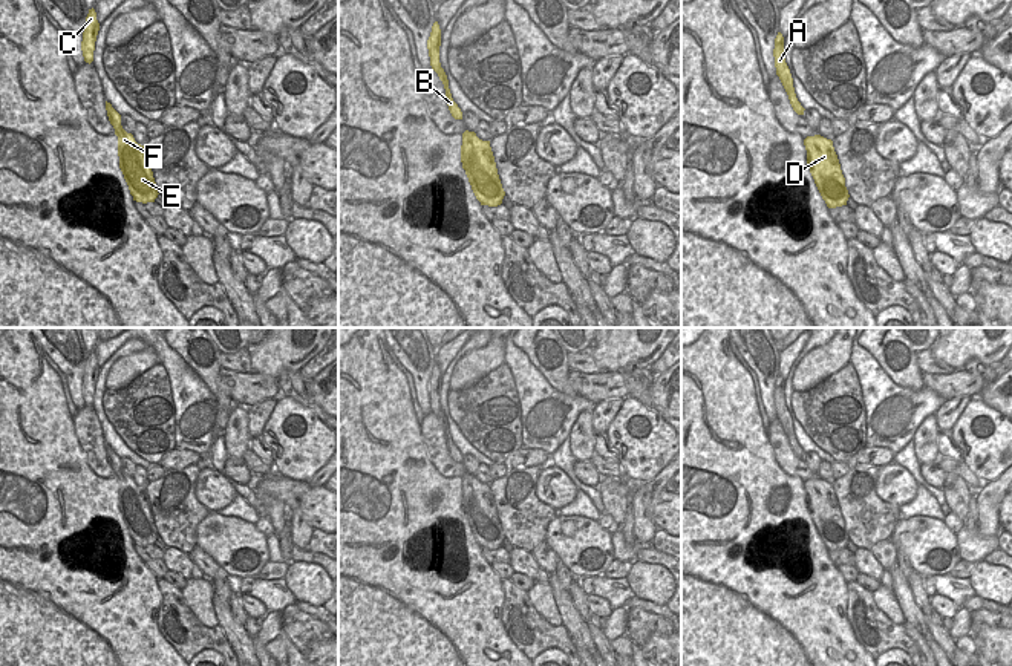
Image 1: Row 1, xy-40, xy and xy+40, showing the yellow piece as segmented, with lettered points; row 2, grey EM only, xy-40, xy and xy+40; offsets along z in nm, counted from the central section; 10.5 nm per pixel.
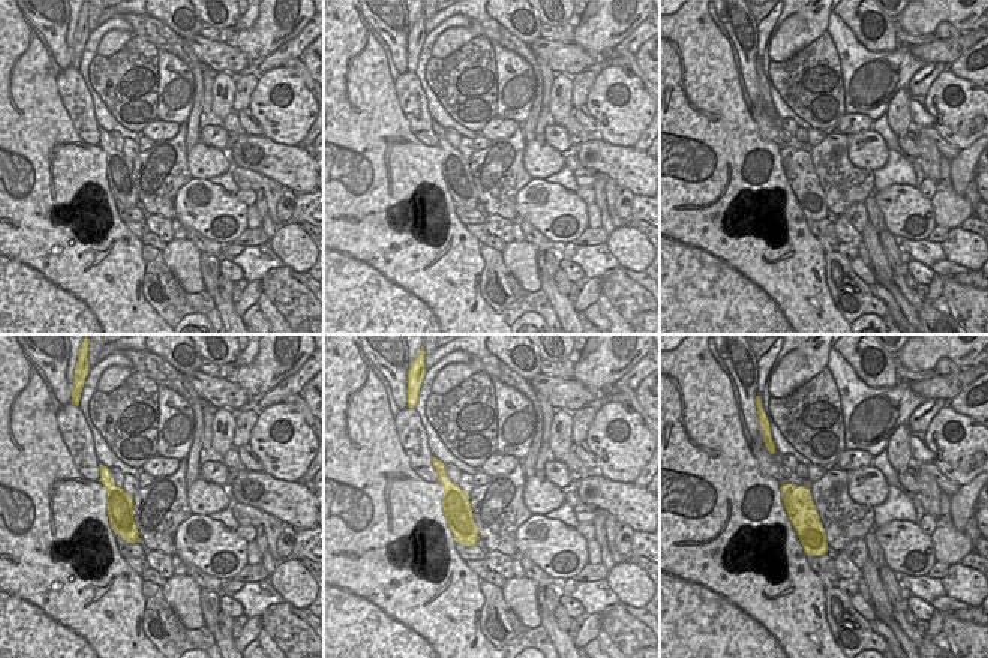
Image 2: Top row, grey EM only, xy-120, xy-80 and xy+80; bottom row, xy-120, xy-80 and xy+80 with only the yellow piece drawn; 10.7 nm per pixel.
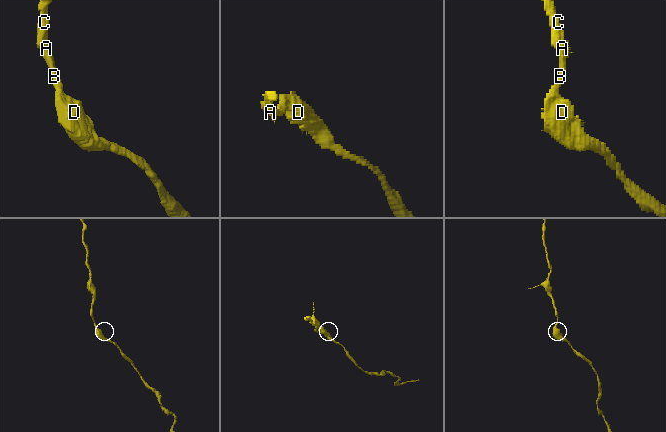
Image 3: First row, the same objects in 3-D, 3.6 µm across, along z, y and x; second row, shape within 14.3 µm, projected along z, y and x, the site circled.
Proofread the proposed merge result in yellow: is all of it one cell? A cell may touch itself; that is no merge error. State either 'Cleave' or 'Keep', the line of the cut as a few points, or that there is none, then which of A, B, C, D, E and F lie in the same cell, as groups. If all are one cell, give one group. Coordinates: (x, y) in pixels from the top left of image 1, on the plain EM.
Keep. No split. Groups: A B C D E F.

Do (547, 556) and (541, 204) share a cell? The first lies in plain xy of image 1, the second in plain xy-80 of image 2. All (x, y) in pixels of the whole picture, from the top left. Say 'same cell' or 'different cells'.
different cells

